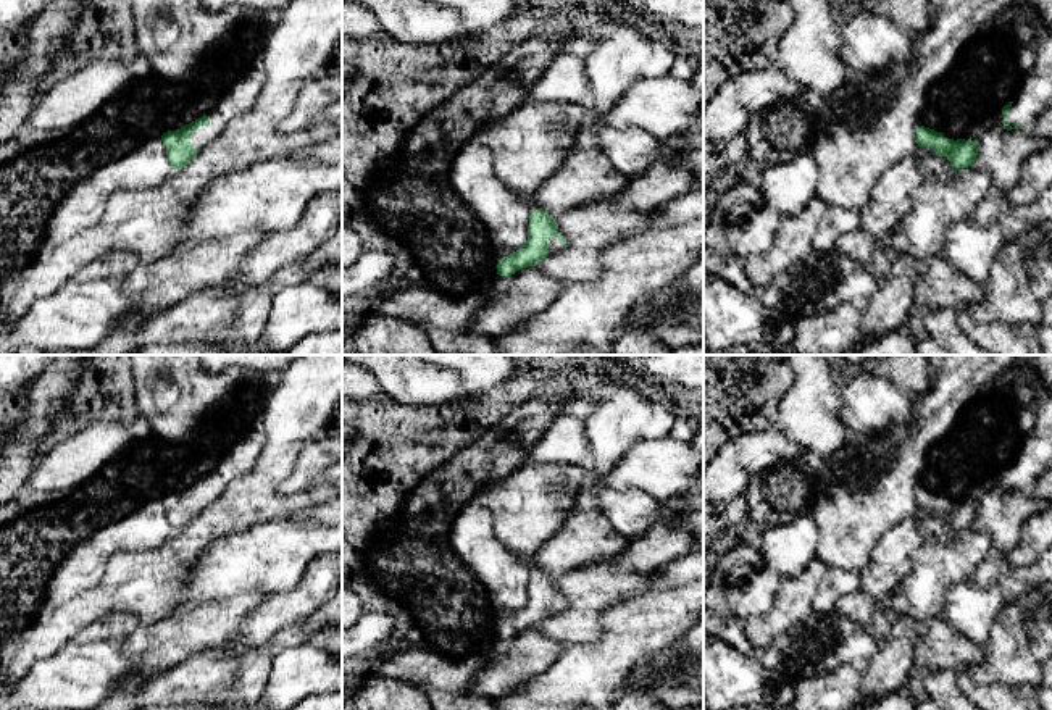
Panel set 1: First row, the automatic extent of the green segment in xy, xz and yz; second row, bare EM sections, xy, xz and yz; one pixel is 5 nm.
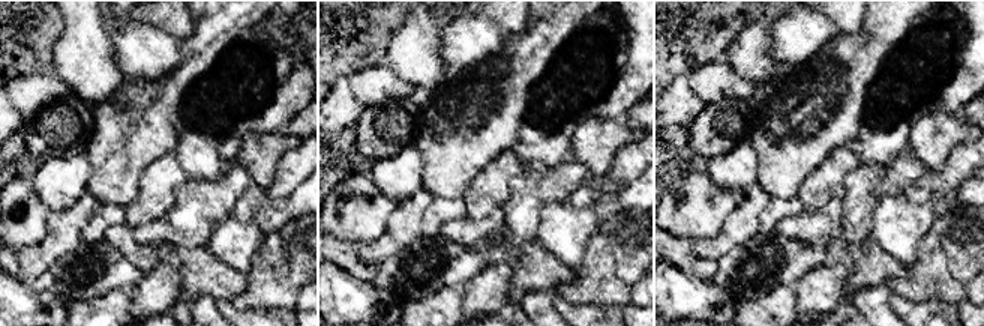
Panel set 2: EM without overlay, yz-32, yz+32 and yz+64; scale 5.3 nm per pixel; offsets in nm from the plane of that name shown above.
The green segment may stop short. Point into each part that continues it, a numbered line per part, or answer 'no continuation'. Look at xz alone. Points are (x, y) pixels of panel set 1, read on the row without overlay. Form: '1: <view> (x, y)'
1: xz (554, 607)

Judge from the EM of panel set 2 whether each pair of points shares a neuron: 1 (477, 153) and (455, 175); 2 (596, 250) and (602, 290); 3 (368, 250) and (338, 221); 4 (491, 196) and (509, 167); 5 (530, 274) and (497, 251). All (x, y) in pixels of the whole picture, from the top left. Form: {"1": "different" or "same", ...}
{"1": "same", "2": "same", "3": "different", "4": "same", "5": "same"}

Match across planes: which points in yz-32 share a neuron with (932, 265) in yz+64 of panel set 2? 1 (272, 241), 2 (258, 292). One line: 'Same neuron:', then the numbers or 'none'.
Same neuron: 1, 2

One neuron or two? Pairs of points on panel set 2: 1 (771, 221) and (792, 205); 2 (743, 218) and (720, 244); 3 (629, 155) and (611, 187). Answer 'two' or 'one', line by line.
1: one
2: one
3: one

